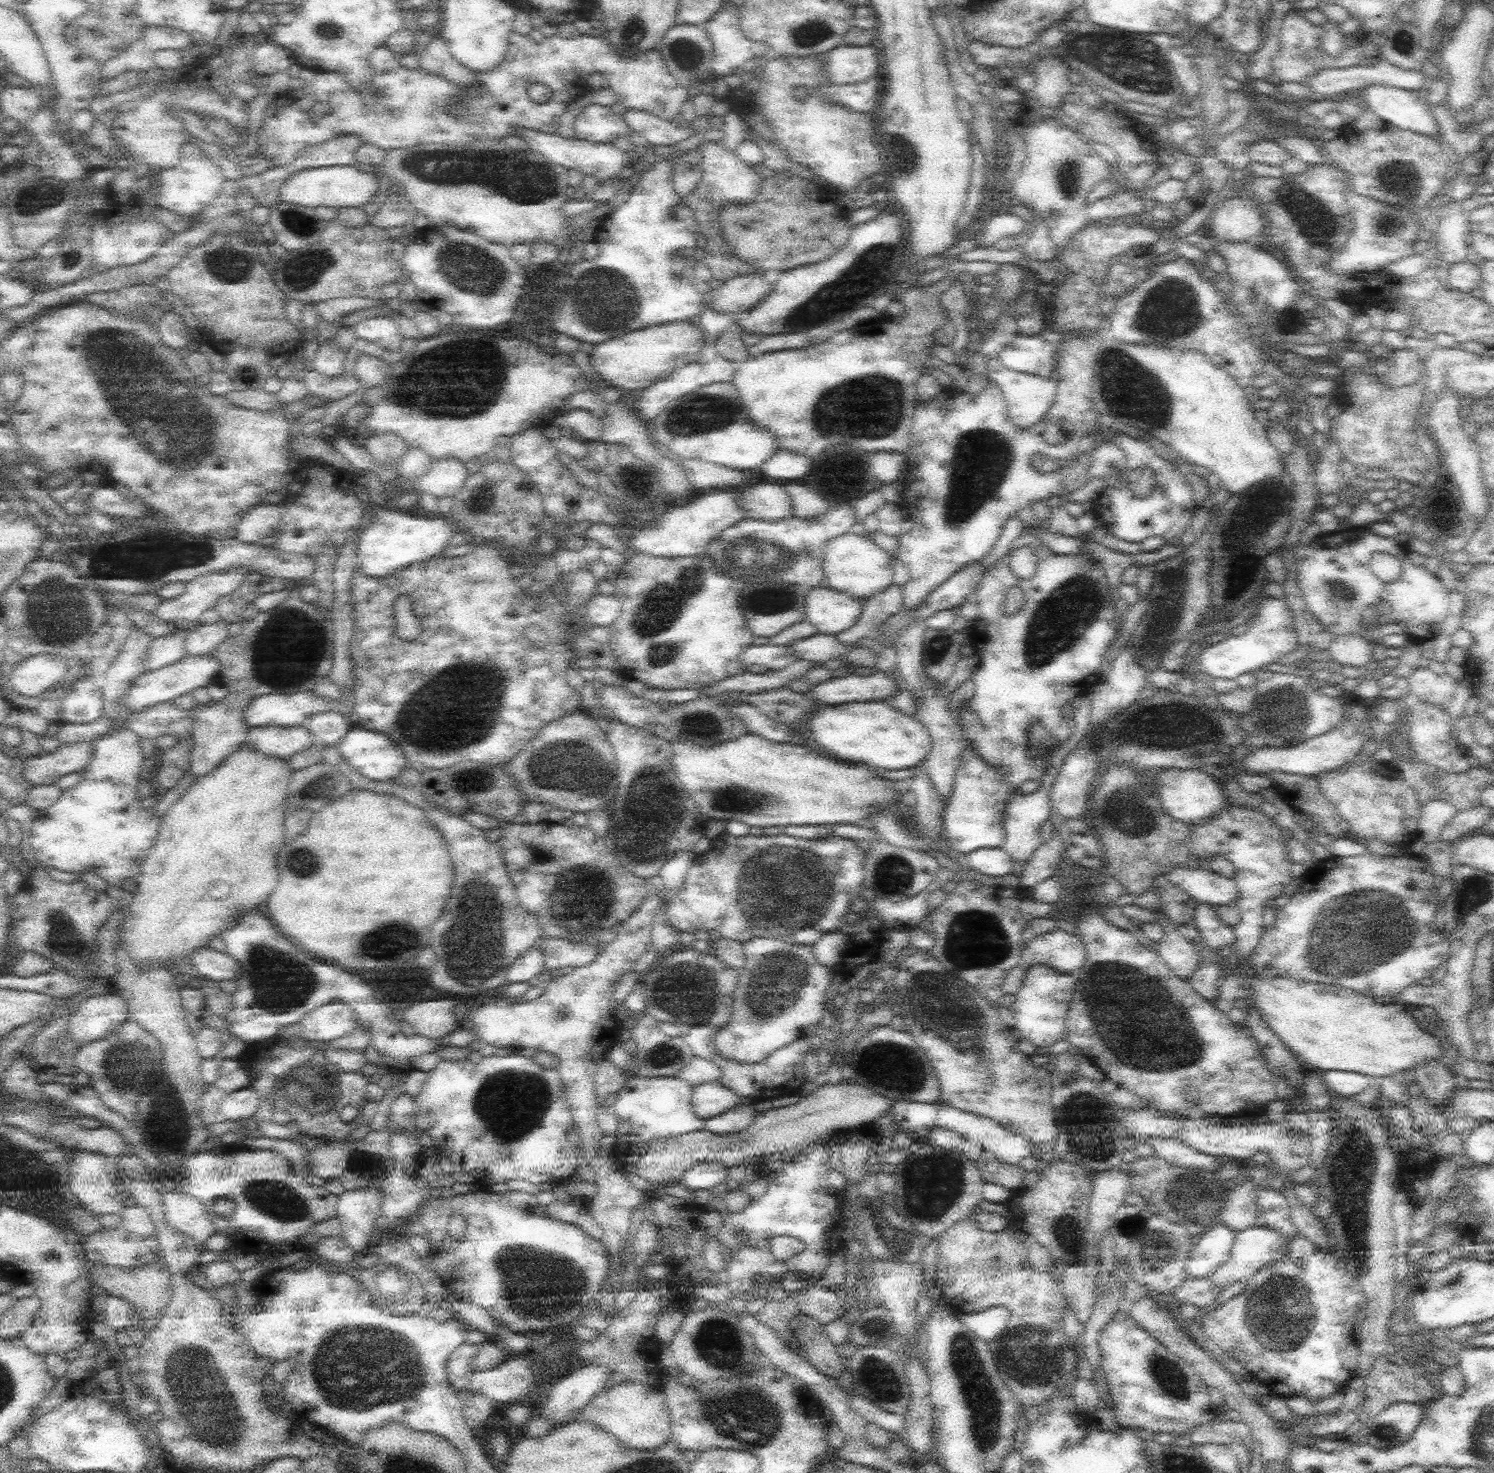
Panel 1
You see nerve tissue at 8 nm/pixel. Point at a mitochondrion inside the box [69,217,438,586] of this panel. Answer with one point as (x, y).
(164, 422)

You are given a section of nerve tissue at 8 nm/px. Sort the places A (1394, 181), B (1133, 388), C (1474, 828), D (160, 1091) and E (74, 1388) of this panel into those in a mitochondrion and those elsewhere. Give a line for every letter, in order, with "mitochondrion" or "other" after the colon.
A: mitochondrion
B: mitochondrion
C: other
D: mitochondrion
E: other

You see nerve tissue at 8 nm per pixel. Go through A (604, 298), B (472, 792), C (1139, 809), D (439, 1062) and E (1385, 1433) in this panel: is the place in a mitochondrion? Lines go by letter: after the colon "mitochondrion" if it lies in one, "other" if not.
A: mitochondrion
B: other
C: mitochondrion
D: other
E: mitochondrion

